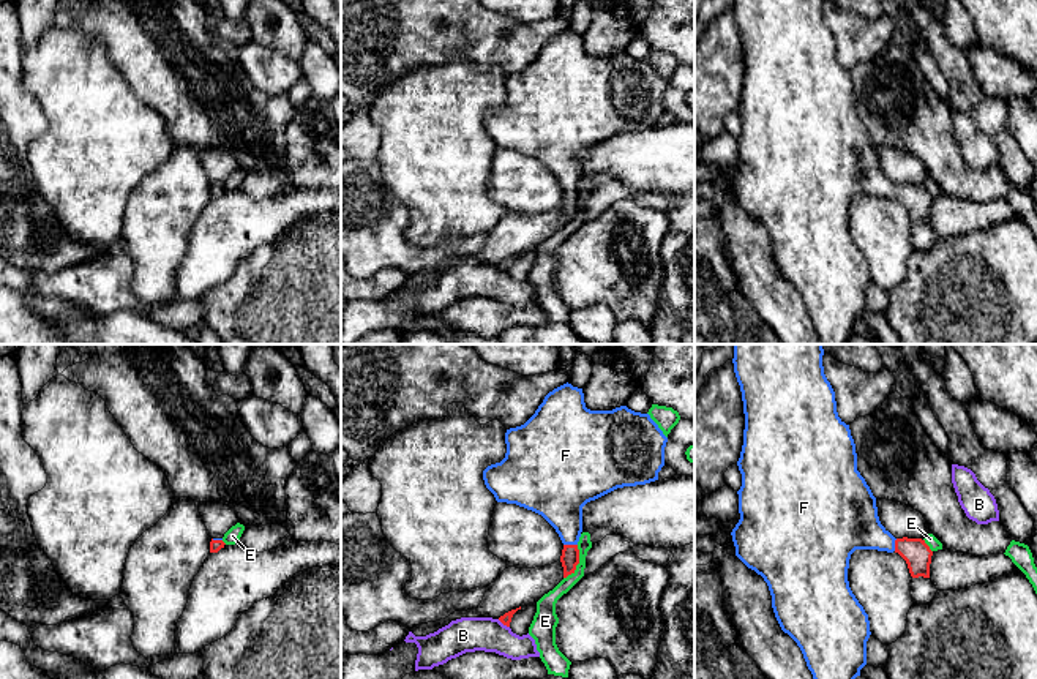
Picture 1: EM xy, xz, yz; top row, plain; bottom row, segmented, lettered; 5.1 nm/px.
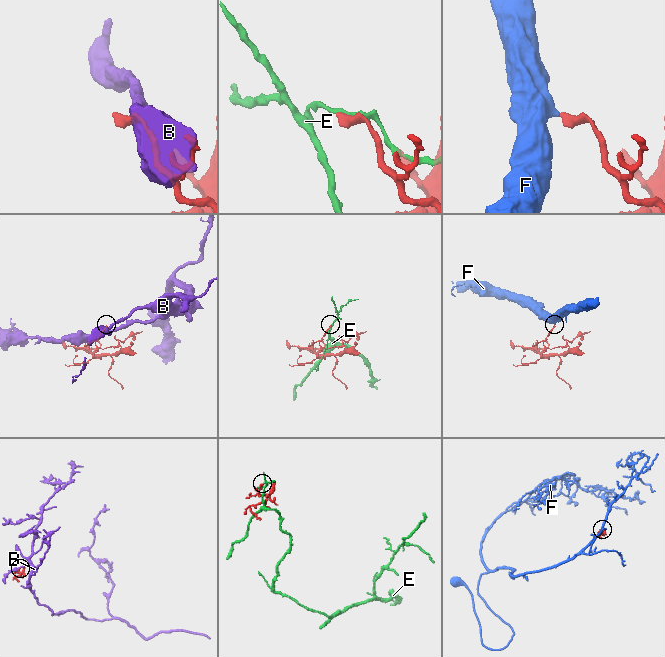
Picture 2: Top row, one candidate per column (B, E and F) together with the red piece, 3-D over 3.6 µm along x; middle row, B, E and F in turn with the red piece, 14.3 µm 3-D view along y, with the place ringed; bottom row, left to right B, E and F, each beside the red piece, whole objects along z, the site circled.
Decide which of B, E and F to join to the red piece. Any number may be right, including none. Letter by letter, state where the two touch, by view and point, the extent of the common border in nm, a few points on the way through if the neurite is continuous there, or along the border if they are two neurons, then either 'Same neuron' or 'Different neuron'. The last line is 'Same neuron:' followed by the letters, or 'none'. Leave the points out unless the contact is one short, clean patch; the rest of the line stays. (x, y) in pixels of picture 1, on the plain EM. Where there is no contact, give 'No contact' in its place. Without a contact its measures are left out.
B: Touches red at xz (504, 270). Shared border 80 nm. Boundary: xz (497, 266), (509, 273). Different neuron
E: Touches red at xz (578, 209). Shared border 190 nm. Different neuron
F: Touches red at xz (570, 191). Shared border 70 nm. Path across: xz (570, 201), (570, 191), (569, 169), (559, 144). Same neuron
Same neuron: F

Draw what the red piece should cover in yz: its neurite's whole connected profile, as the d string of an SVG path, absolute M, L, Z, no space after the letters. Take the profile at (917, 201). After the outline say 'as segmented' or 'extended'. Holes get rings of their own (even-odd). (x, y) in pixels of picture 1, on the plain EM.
M734 0L734 19L742 38L745 76L740 104L740 166L732 175L736 202L764 224L775 264L800 294L821 344L844 344L867 311L871 281L868 261L848 227L855 196L898 199L912 224L930 224L933 197L922 185L895 185L879 167L876 144L857 117L855 90L837 58L835 38L824 21L824 0Z; extended

